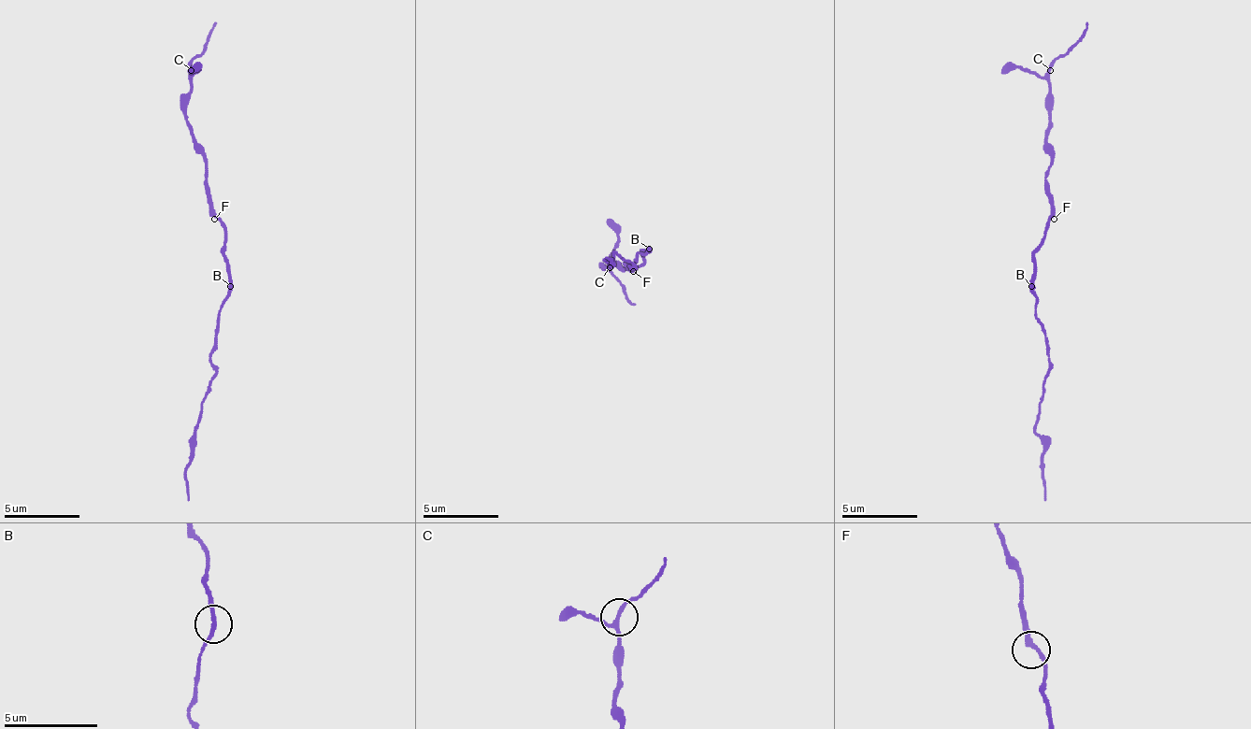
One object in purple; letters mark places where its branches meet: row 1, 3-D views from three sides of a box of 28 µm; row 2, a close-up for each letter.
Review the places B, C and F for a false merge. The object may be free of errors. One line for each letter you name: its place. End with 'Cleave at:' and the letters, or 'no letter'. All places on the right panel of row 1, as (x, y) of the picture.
B: Place: (1031, 286)
Cleave at: B

